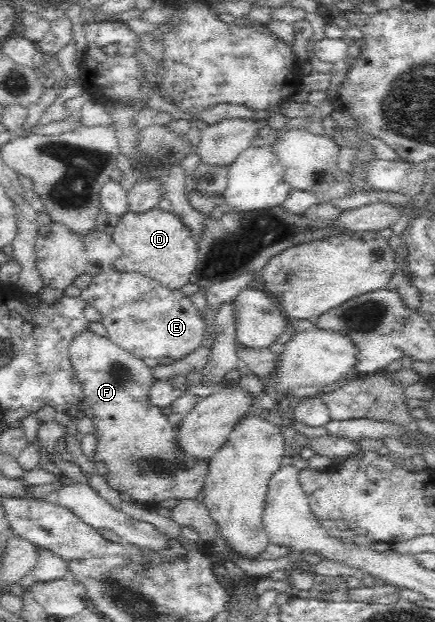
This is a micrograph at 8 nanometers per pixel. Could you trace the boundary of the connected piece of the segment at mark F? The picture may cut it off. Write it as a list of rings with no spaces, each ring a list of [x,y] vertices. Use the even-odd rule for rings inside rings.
[[[93,332],[74,338],[68,352],[84,391],[79,408],[94,425],[91,434],[97,447],[91,459],[95,464],[105,465],[107,473],[102,476],[107,485],[143,504],[197,497],[204,489],[209,460],[192,461],[179,446],[179,424],[170,423],[161,408],[151,403],[151,387],[157,380],[152,368],[110,339]]]

